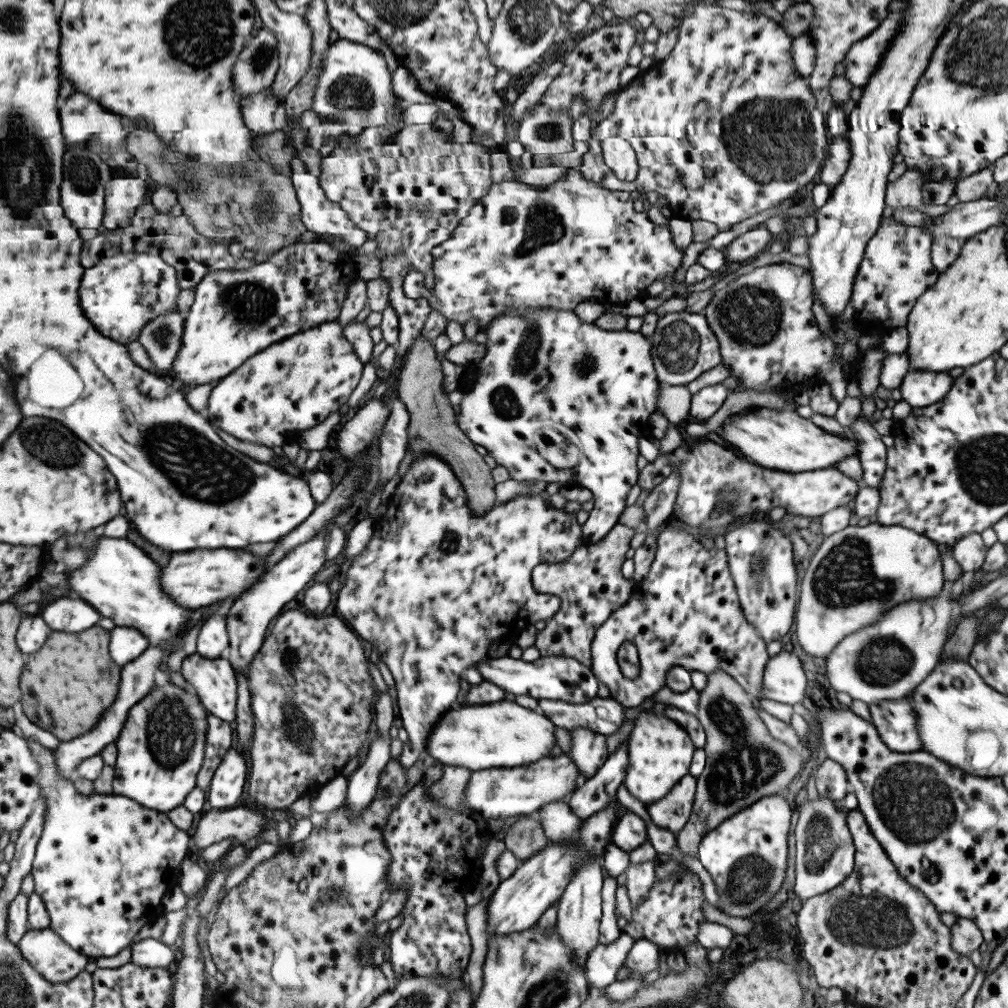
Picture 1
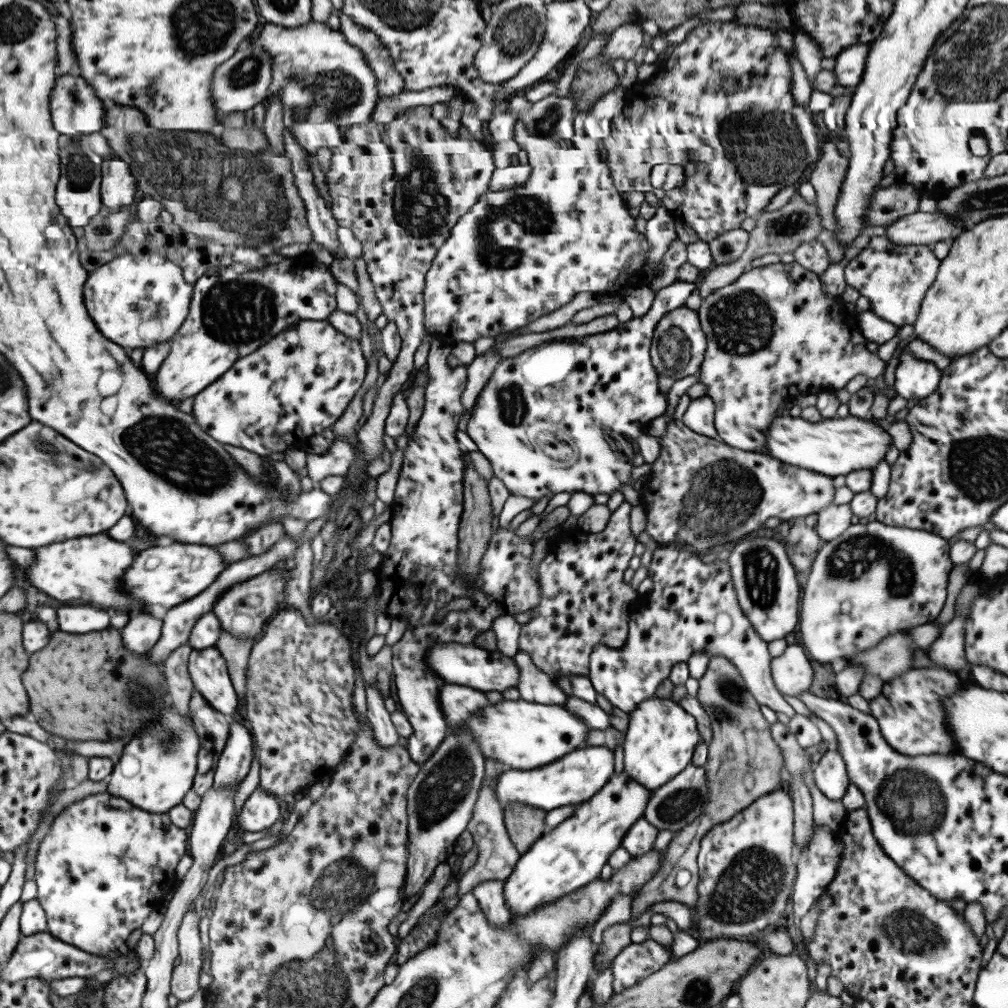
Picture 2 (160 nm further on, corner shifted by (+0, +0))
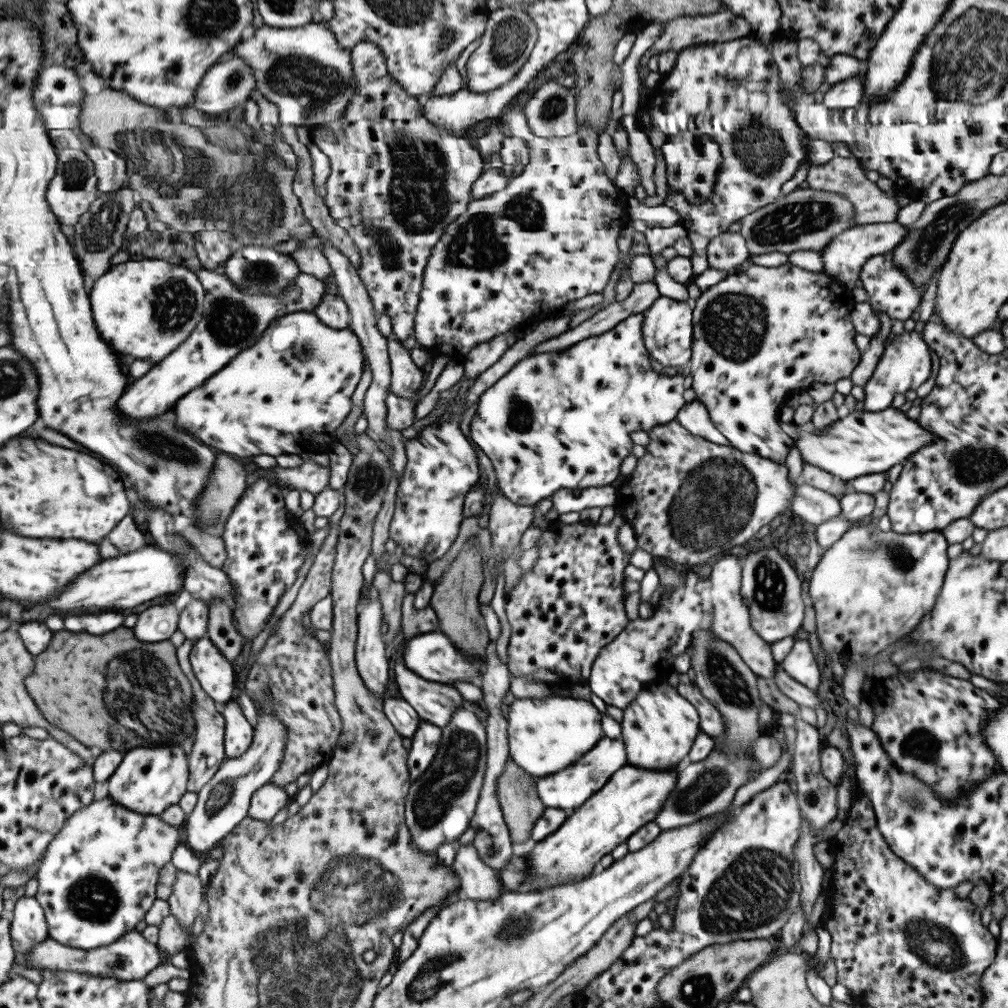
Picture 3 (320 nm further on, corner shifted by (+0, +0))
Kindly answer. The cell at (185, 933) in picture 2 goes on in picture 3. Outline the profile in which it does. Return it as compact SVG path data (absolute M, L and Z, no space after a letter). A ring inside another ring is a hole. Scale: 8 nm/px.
M177 871L171 896L167 898L170 914L185 932L191 934L191 927L202 897L202 886L197 875Z

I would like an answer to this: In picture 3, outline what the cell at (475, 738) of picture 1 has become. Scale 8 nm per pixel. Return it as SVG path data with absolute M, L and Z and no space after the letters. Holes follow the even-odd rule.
M549 695L545 698L516 698L505 712L508 756L532 777L550 776L591 750L602 737L600 712L591 701Z

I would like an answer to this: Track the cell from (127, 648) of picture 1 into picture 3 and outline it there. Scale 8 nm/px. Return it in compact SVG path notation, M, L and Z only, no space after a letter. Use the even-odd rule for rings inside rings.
M171 601L151 605L137 614L132 627L135 638L145 642L168 639L177 630L178 613Z

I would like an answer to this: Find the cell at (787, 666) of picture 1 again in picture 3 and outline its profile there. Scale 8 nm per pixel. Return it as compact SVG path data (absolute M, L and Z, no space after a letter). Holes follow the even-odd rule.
M804 635L795 637L791 650L781 660L779 666L797 683L816 692L820 681L820 672L815 664L813 653Z

